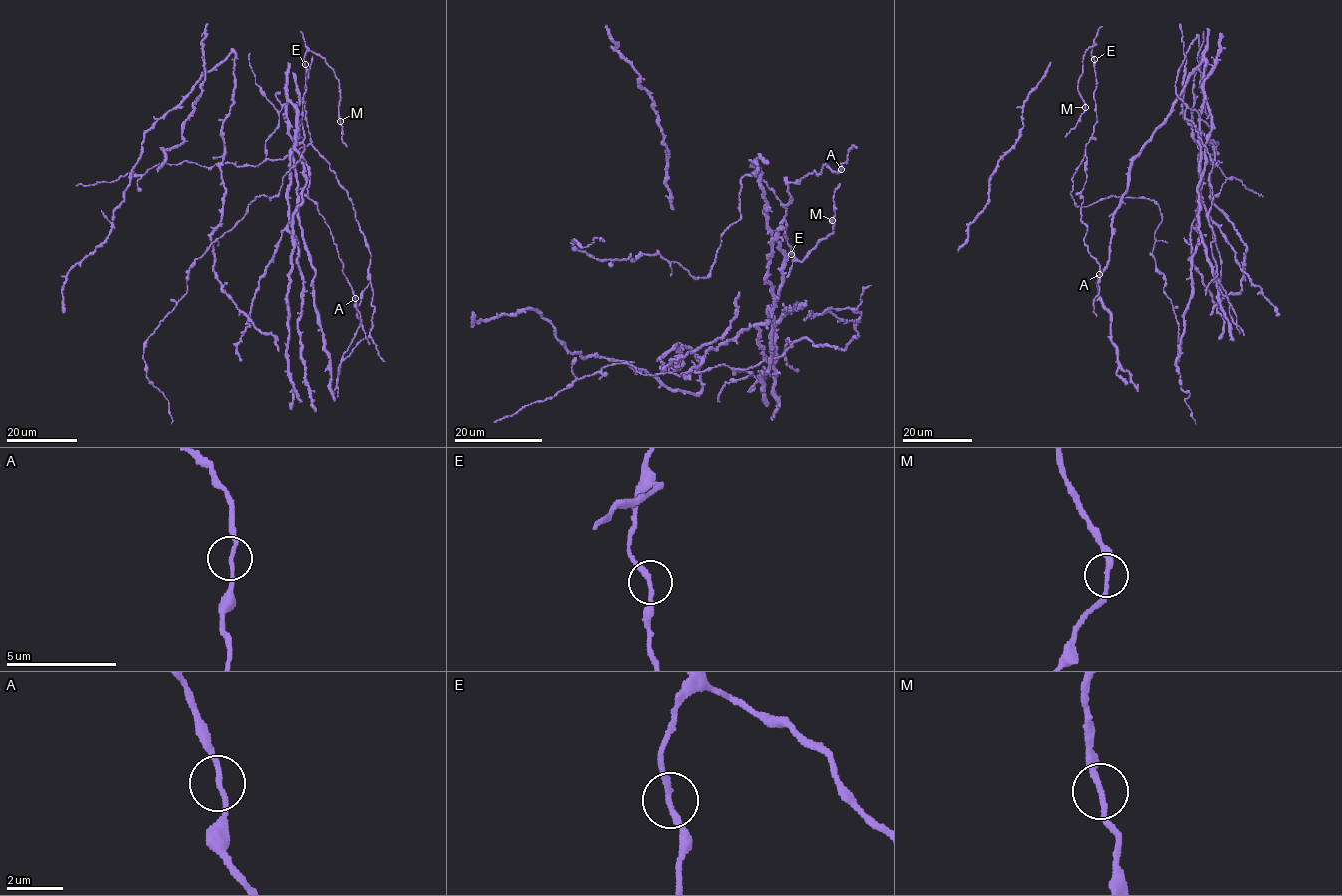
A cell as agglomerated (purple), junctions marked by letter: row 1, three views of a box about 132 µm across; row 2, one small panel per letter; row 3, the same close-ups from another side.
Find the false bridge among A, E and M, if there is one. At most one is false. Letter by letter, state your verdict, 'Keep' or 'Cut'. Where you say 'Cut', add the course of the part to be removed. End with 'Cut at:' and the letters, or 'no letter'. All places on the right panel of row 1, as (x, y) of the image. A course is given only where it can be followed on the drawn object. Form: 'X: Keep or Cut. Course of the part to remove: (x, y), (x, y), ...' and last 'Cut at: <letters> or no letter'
A: Keep
E: Keep
M: Keep
Cut at: no letter

